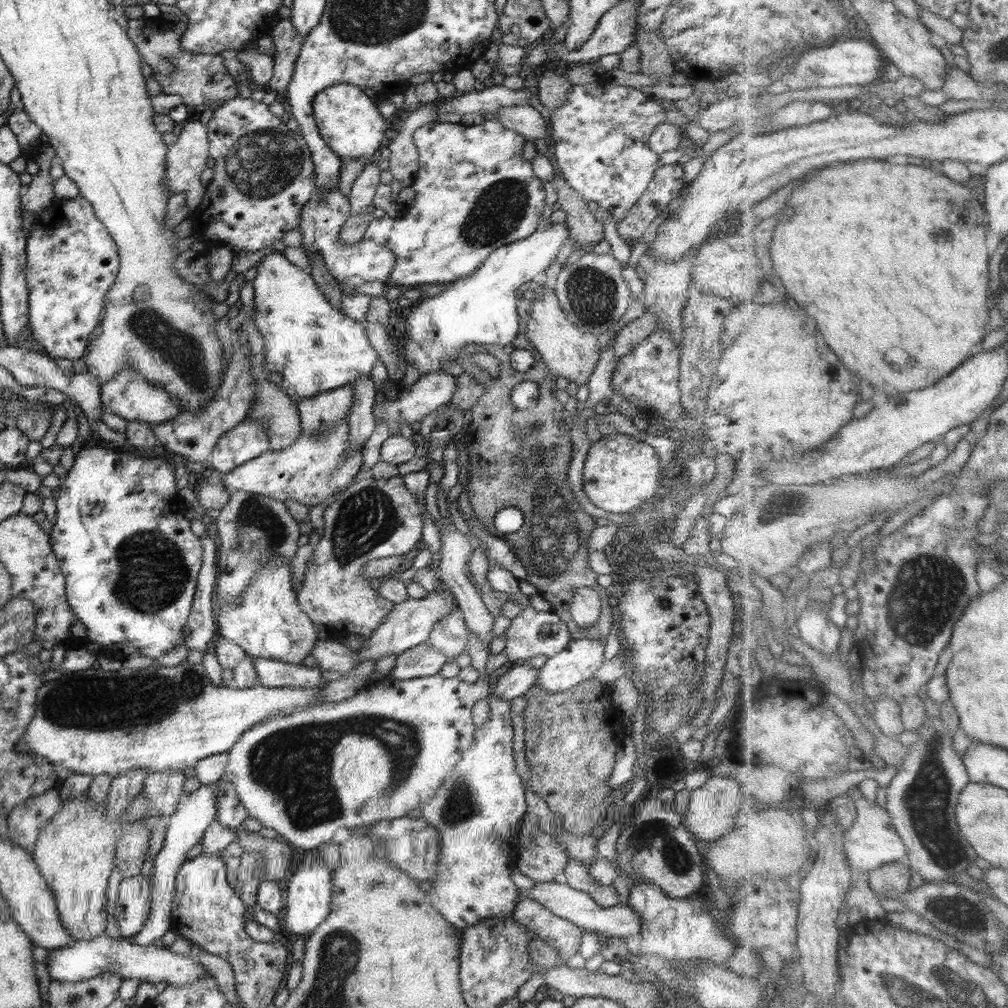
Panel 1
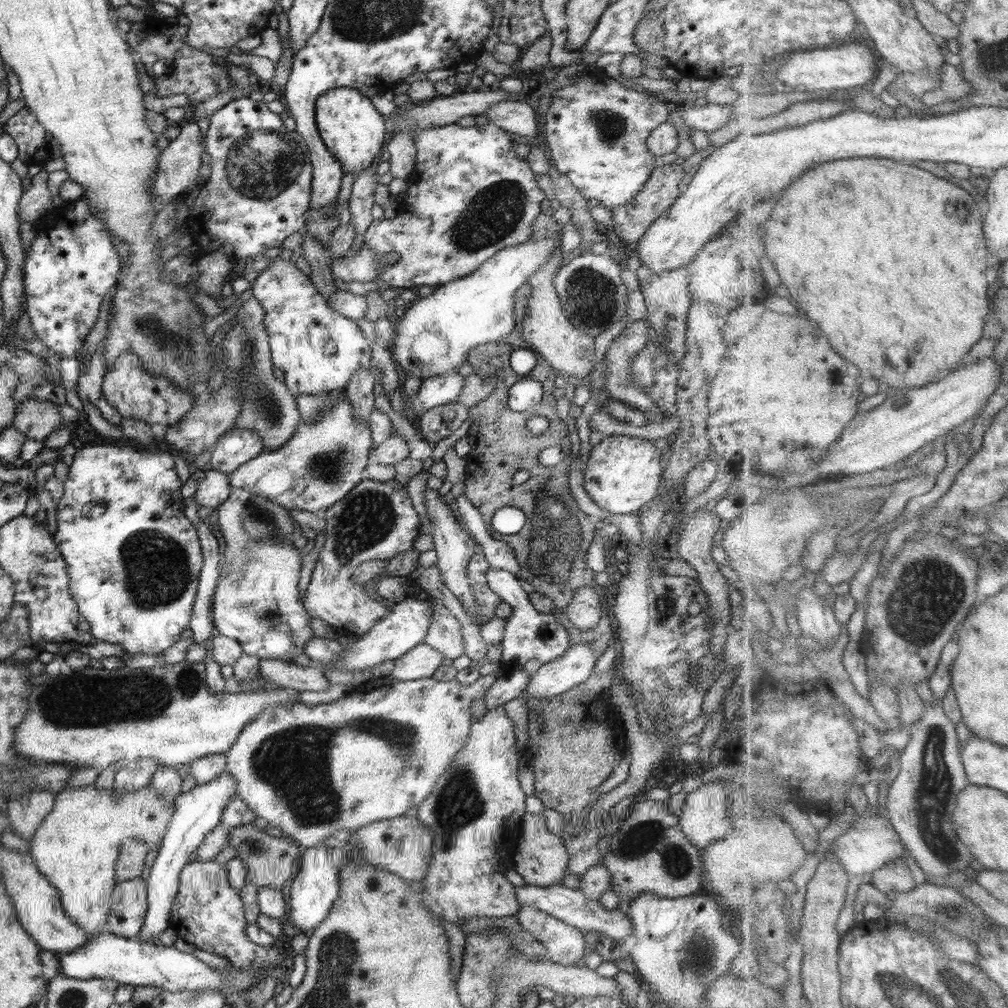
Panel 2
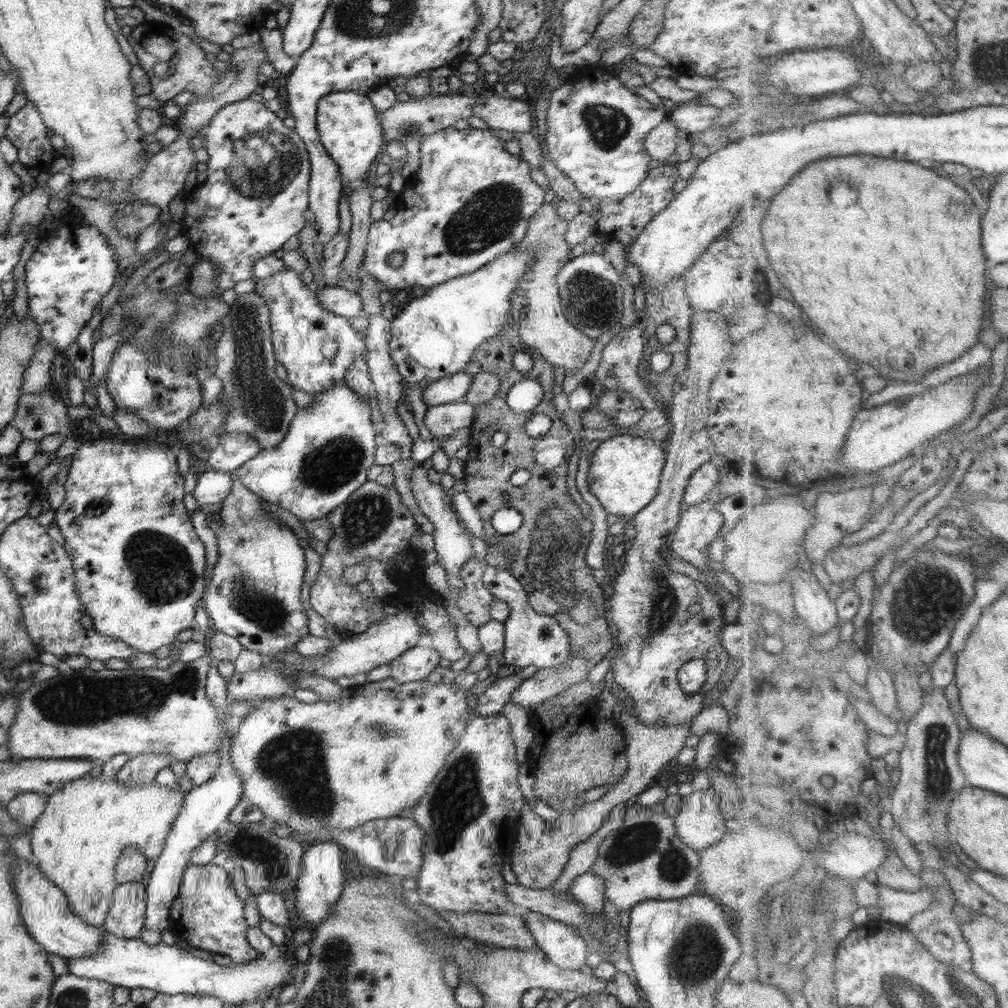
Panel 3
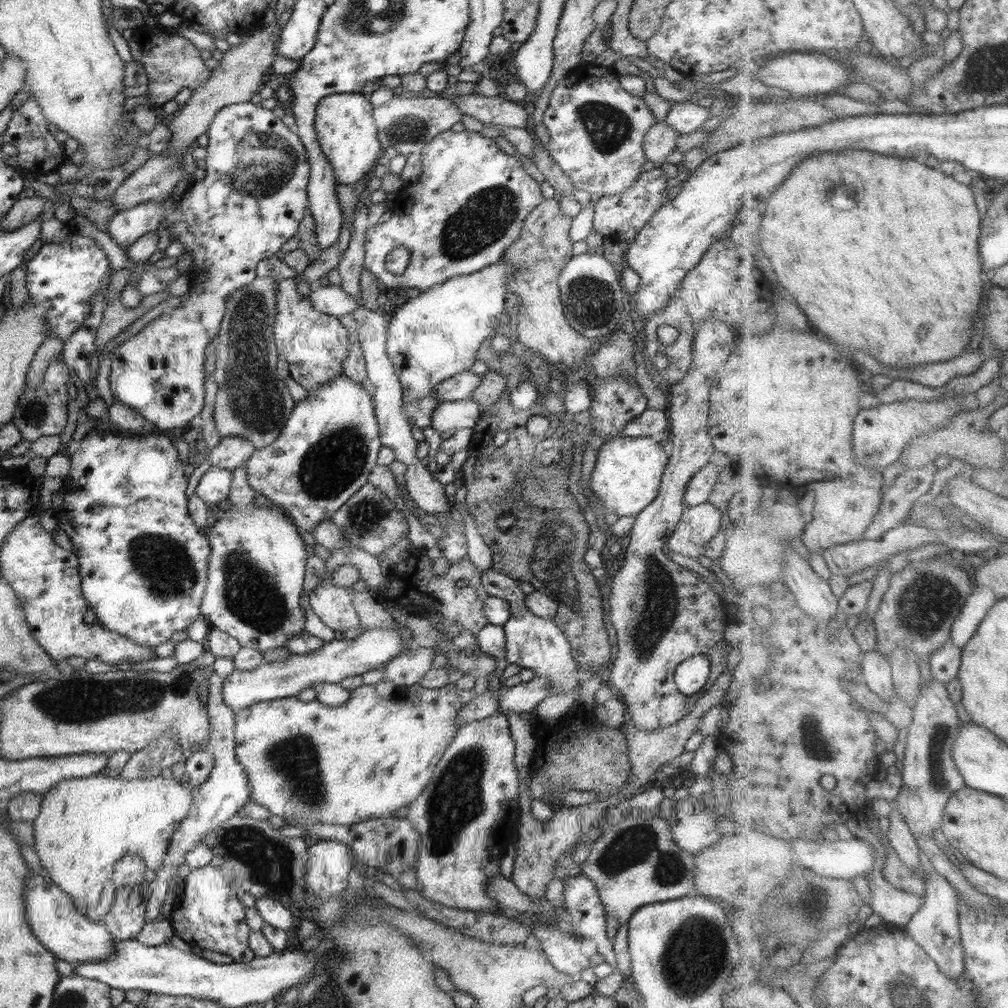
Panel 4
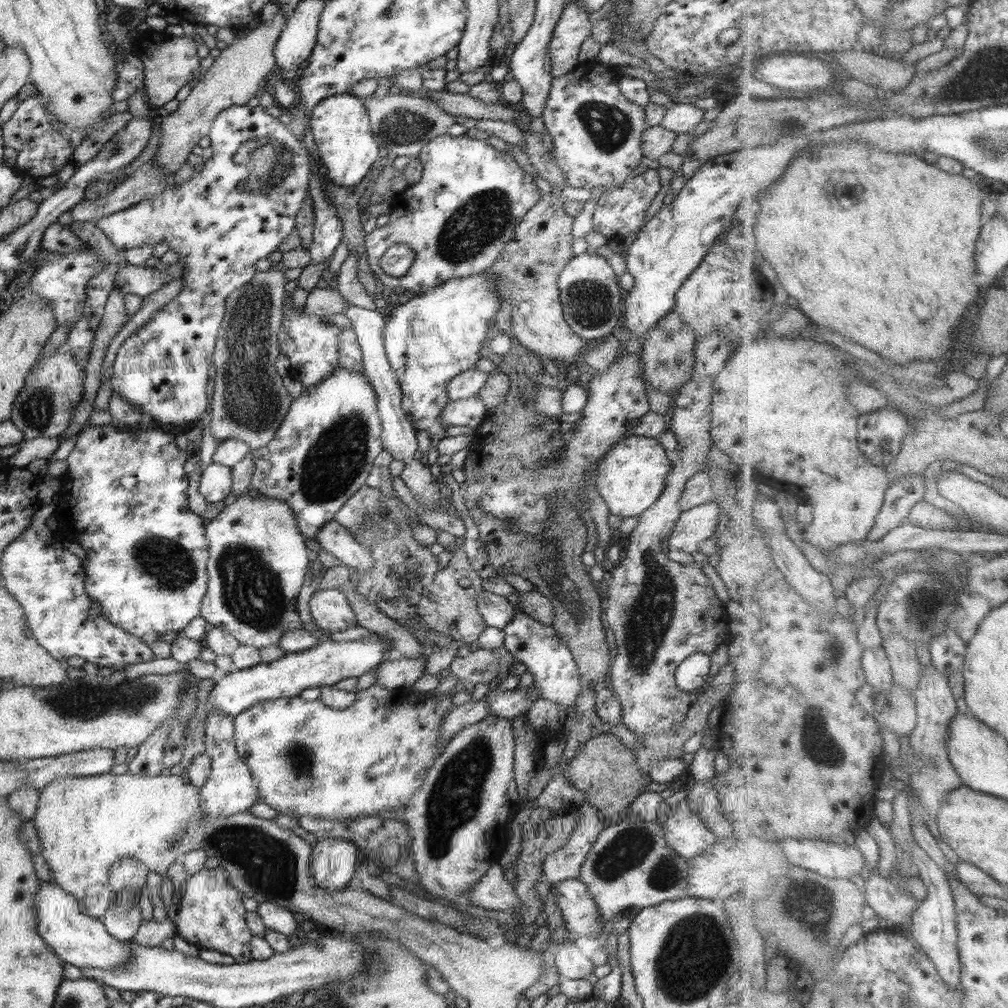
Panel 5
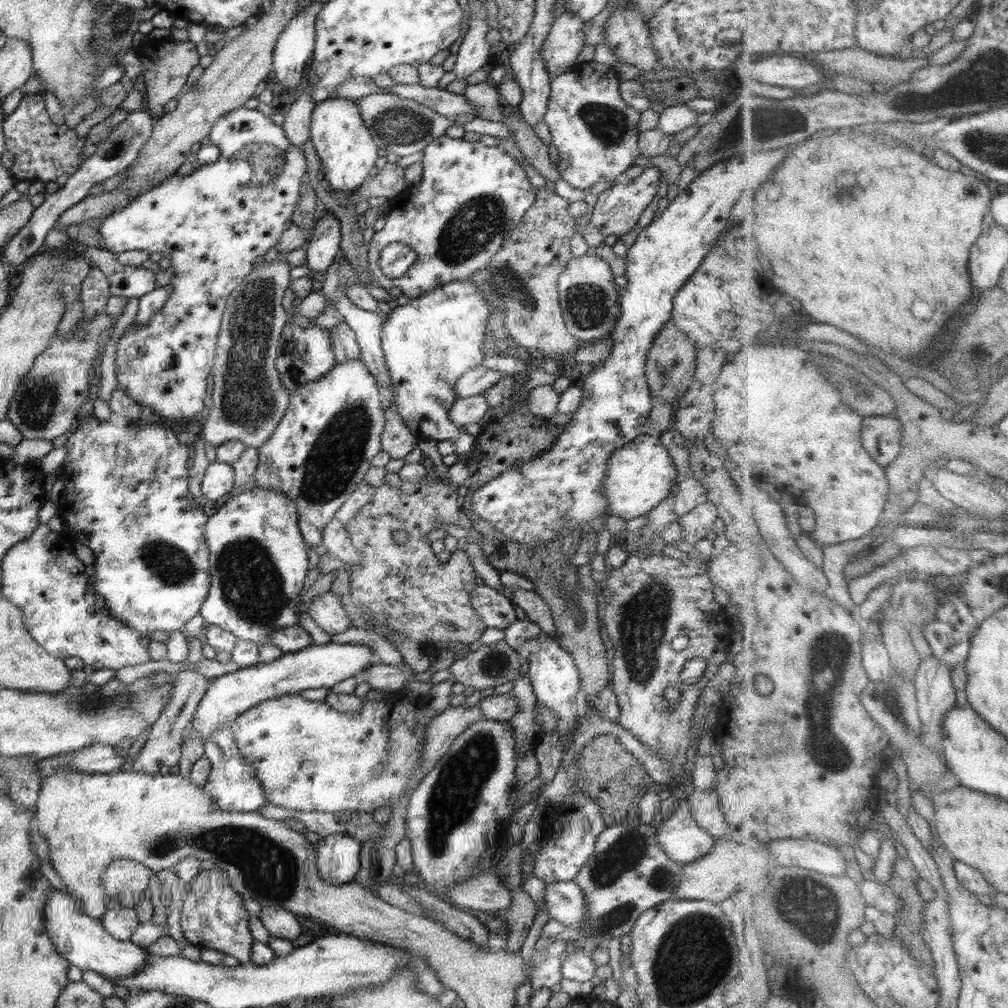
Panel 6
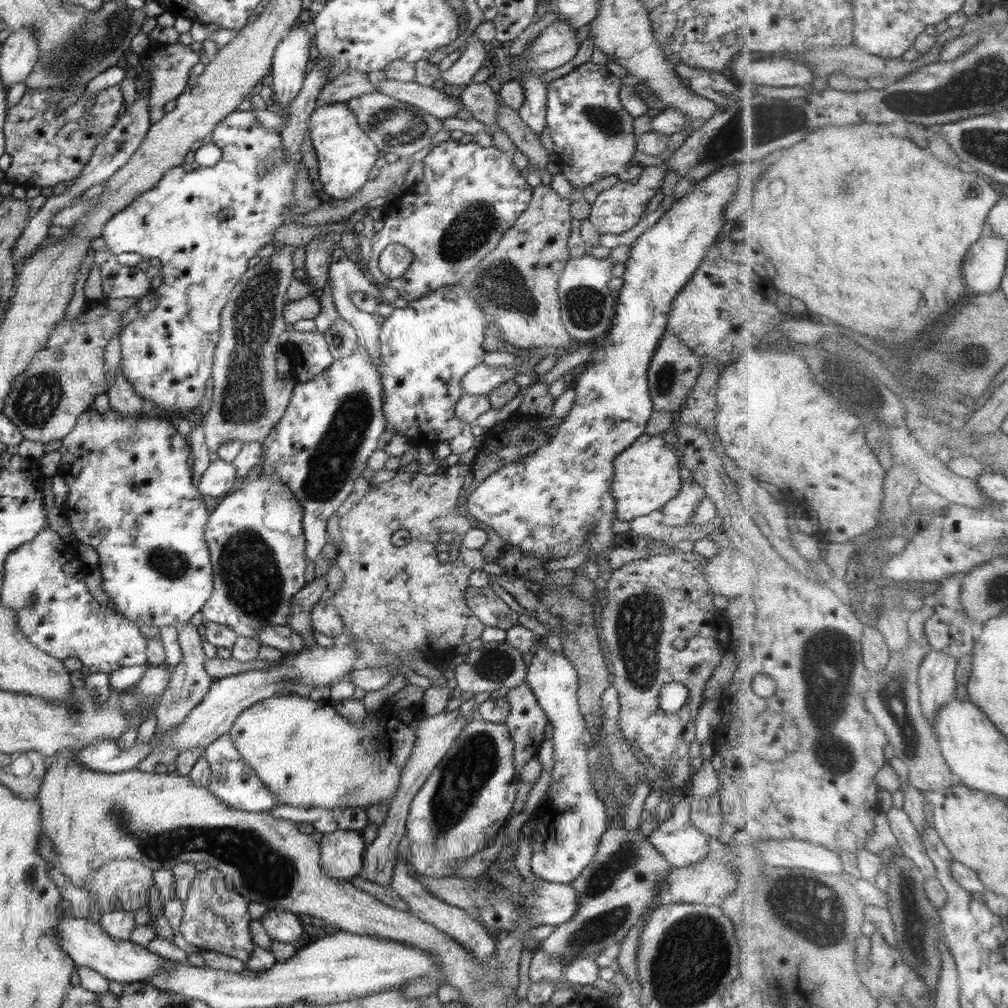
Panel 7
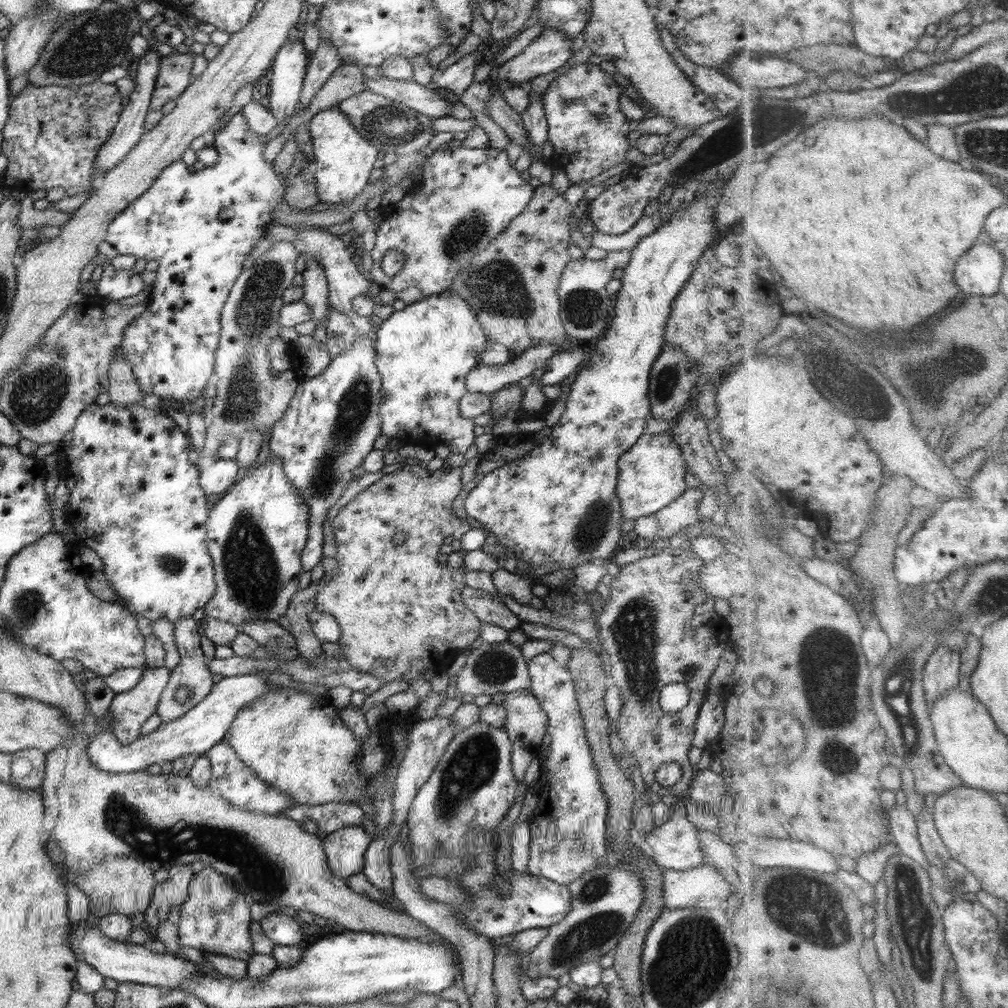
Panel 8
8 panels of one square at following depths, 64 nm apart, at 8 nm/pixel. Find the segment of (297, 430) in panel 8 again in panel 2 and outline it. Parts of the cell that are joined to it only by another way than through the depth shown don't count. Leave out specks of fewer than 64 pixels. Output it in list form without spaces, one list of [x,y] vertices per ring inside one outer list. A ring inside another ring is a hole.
[[[342,389],[340,395],[330,401],[330,407],[316,419],[300,420],[289,442],[278,450],[262,451],[256,458],[228,473],[228,479],[231,488],[262,495],[288,511],[304,510],[319,516],[348,496],[348,492],[365,478],[365,468],[372,462],[372,449],[370,426],[354,415],[354,407]]]

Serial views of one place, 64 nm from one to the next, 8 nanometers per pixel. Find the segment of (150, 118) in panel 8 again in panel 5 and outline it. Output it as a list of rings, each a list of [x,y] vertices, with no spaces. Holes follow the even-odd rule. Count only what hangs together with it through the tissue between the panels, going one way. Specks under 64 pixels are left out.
[[[153,29],[137,31],[136,38],[132,39],[130,52],[140,58],[144,64],[144,96],[147,98],[147,104],[155,112],[175,100],[180,88],[185,84],[194,85],[200,80],[201,58],[196,52],[196,45],[197,43],[190,36],[175,37]]]

